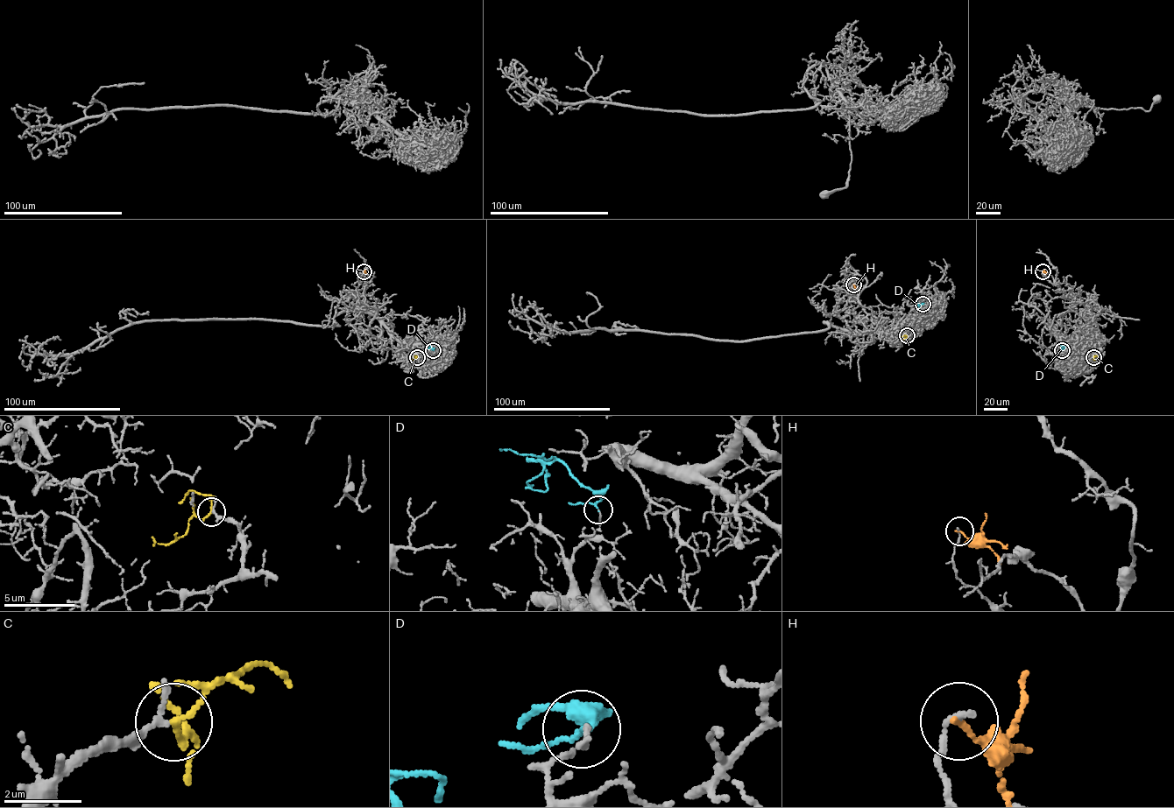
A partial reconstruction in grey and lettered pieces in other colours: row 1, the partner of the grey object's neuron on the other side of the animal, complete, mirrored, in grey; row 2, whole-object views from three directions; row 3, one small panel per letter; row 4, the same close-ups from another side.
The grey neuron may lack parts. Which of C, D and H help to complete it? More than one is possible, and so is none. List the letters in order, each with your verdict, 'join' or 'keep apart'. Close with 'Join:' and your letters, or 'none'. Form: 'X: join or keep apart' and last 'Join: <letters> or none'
C: join
D: keep apart
H: keep apart
Join: C

